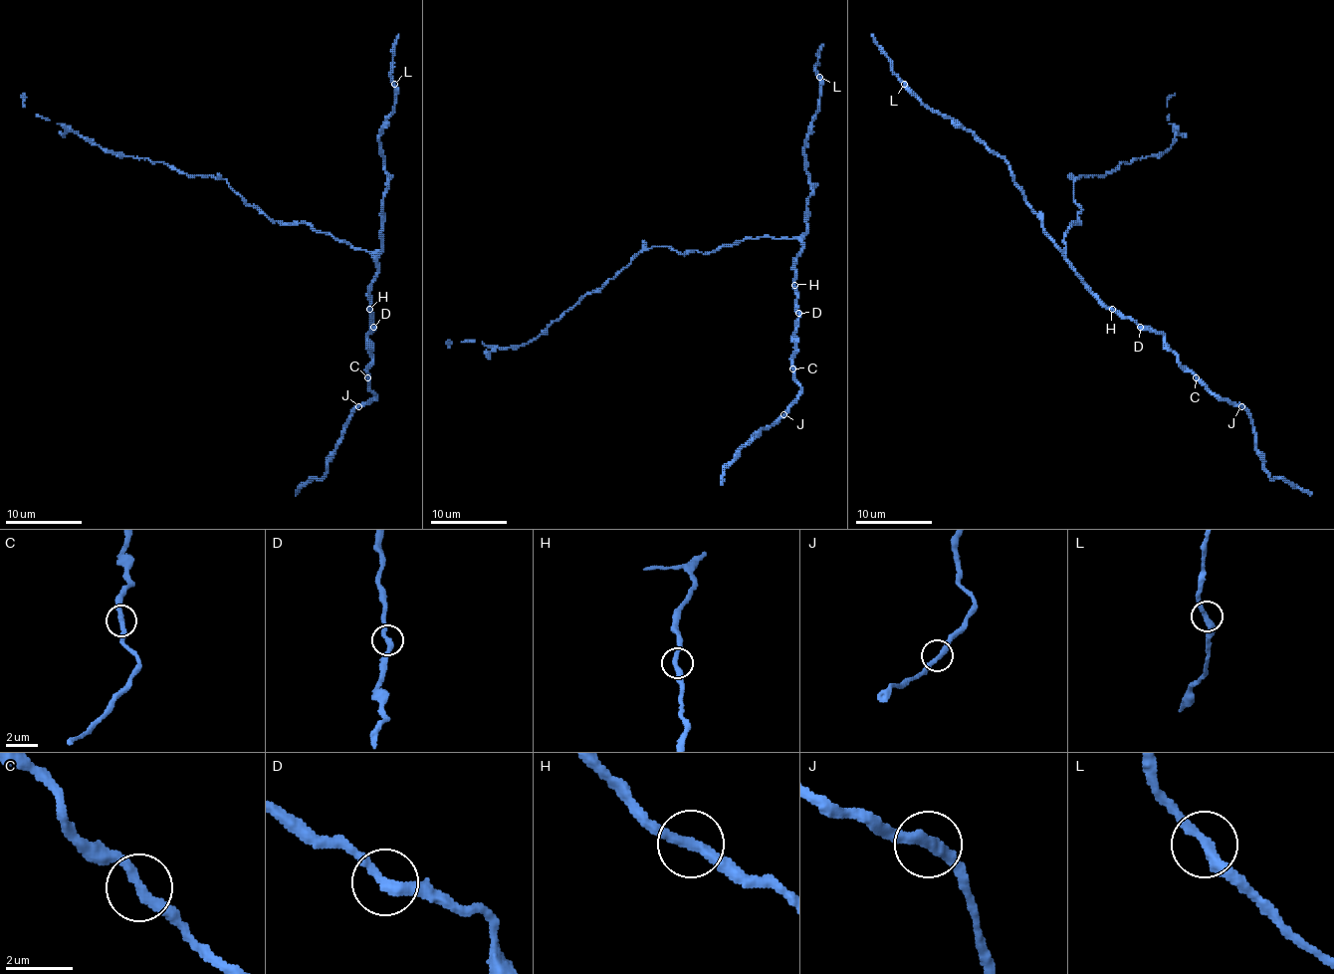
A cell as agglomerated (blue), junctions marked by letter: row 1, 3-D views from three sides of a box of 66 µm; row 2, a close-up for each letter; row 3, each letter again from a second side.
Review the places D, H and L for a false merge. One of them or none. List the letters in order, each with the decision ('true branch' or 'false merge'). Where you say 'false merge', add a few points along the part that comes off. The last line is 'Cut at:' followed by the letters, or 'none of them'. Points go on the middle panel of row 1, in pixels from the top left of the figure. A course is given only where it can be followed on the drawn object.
D: true branch
H: true branch
L: true branch
Cut at: none of them

